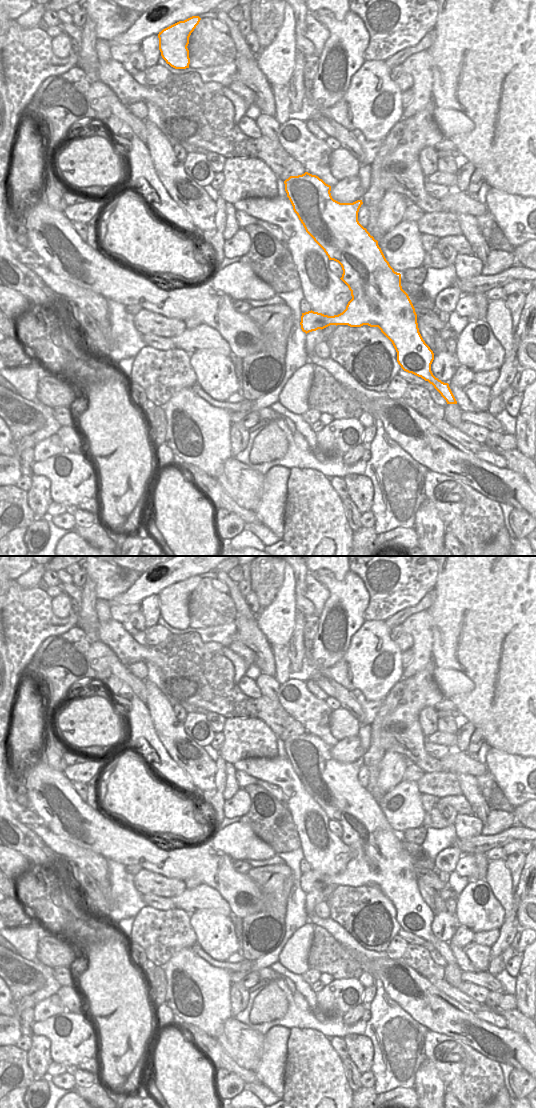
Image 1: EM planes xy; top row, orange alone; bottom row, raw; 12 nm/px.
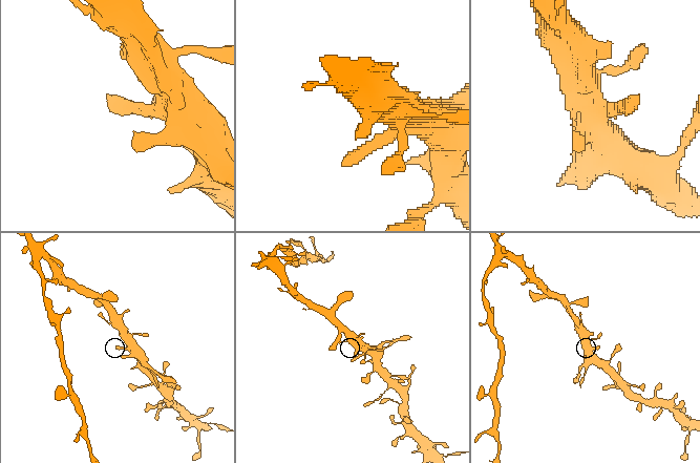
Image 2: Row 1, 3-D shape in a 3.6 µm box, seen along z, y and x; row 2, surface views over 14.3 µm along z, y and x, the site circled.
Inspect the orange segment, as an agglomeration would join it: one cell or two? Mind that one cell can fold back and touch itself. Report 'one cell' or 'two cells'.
one cell

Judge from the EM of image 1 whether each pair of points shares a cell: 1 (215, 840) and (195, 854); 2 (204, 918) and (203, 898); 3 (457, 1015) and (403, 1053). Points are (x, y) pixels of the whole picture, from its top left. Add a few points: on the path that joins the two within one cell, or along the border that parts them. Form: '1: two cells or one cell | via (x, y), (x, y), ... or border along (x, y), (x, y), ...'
1: two cells | border along (206, 839), (212, 848), (221, 850), (229, 856)
2: two cells | border along (190, 913), (200, 909), (213, 909), (226, 916)
3: two cells | border along (409, 1014), (428, 1029)

